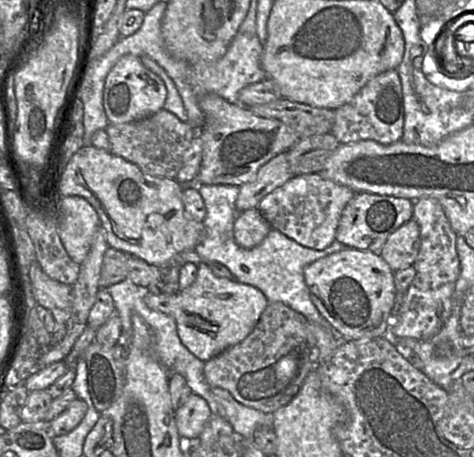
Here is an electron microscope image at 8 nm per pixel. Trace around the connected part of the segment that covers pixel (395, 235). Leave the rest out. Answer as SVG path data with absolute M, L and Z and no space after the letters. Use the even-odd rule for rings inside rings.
M412 218L388 236L379 254L393 272L396 272L413 265L419 248L420 227Z

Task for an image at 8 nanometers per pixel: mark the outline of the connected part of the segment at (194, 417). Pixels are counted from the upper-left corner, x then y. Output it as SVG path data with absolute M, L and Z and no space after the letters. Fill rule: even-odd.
M191 393L185 403L174 412L177 431L182 440L197 440L211 414L207 402L200 396Z

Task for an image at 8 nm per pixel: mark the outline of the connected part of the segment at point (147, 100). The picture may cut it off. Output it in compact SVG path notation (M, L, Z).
M121 57L106 76L103 88L103 108L111 124L130 123L147 118L163 109L167 90L162 79L146 68L140 57Z

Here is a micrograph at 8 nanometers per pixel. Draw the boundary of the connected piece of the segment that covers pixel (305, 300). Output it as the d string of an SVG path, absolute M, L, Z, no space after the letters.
M201 184L198 185L198 192L206 208L206 215L202 221L205 227L205 237L195 248L201 263L220 263L229 269L234 280L257 288L268 302L284 303L303 314L310 323L330 327L310 298L304 281L304 268L320 258L351 247L335 239L324 249L312 249L271 228L259 245L251 249L242 248L236 243L233 232L234 222L240 213L235 207L239 187Z

